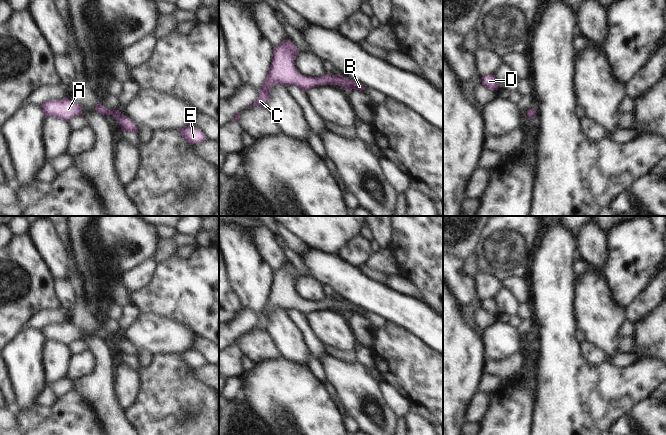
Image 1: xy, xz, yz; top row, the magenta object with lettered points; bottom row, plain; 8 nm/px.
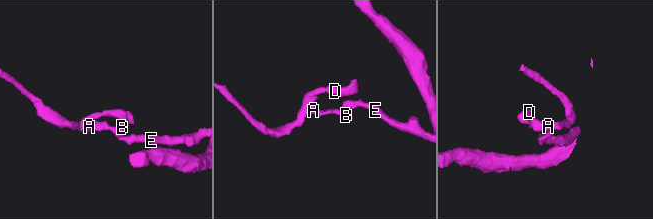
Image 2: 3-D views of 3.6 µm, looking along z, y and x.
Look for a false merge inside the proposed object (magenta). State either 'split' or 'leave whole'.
leave whole

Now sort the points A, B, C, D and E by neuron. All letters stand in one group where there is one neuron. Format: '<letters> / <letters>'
A B C D E

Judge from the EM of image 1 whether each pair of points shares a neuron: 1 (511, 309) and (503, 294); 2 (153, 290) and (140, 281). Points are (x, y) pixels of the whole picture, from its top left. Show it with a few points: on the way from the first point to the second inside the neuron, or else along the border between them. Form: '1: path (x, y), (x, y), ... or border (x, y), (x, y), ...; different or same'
1: path (509, 305), (504, 298); same
2: border (157, 263), (151, 278), (142, 287), (130, 293); different

